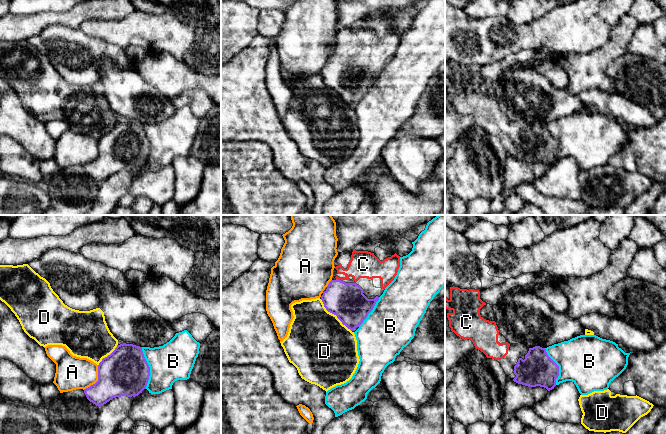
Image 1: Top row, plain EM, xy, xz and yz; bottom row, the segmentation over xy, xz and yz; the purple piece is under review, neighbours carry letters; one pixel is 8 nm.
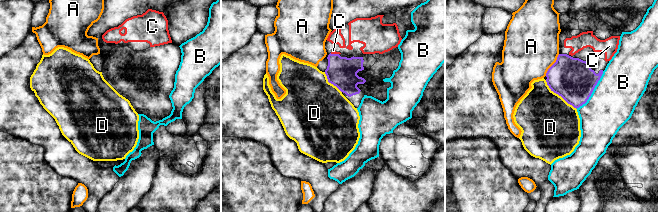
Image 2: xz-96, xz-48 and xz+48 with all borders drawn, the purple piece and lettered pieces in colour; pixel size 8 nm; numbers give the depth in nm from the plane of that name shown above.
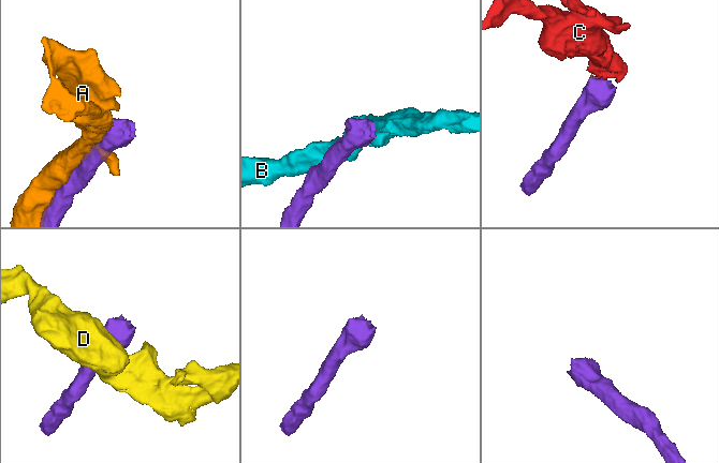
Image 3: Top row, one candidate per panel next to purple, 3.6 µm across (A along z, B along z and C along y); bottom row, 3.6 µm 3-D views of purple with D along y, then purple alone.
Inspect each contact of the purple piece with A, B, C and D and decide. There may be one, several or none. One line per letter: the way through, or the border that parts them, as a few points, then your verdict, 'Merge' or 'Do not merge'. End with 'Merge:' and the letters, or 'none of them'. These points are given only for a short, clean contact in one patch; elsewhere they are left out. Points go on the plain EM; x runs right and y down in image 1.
A: Do not merge
B: Boundary: xy (141, 123), (149, 143), (149, 155), (146, 164). Do not merge
C: Merge
D: Do not merge
Merge: C

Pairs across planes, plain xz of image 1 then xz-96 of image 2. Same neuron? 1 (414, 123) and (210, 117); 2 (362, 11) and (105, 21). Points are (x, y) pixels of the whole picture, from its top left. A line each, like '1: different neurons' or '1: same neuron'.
1: same neuron
2: same neuron

